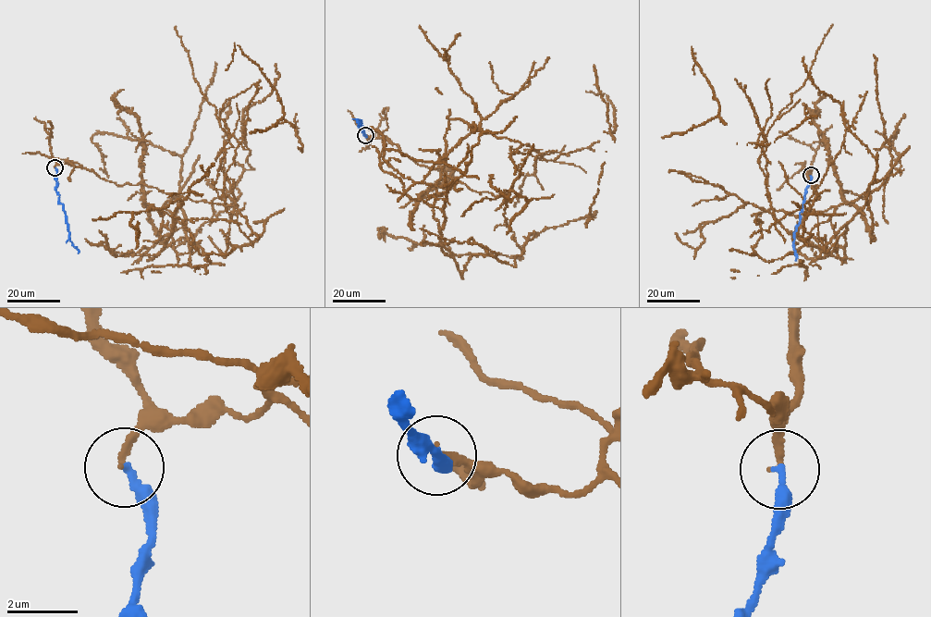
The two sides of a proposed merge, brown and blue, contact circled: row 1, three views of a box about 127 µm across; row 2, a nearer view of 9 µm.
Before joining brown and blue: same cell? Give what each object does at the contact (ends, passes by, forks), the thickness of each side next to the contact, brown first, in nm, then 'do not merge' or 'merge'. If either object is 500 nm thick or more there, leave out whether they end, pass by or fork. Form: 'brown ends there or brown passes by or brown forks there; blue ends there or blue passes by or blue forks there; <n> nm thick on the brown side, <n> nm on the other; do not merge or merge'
brown ends there; blue ends there; 190 nm thick on the brown side, 240 nm on the other; merge

